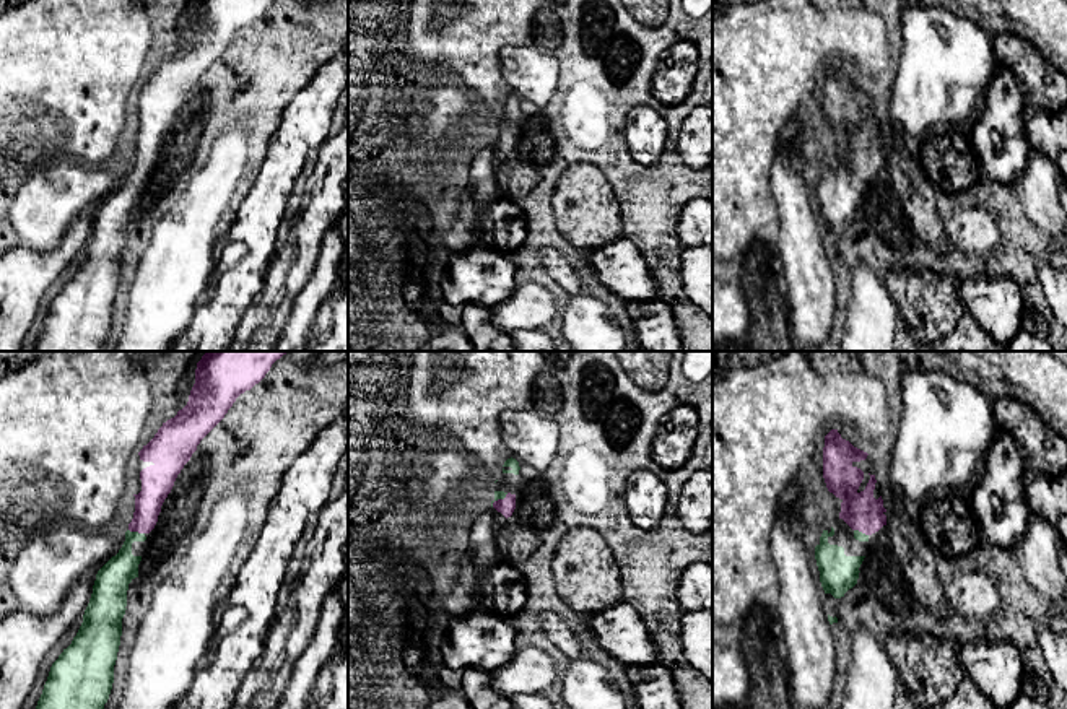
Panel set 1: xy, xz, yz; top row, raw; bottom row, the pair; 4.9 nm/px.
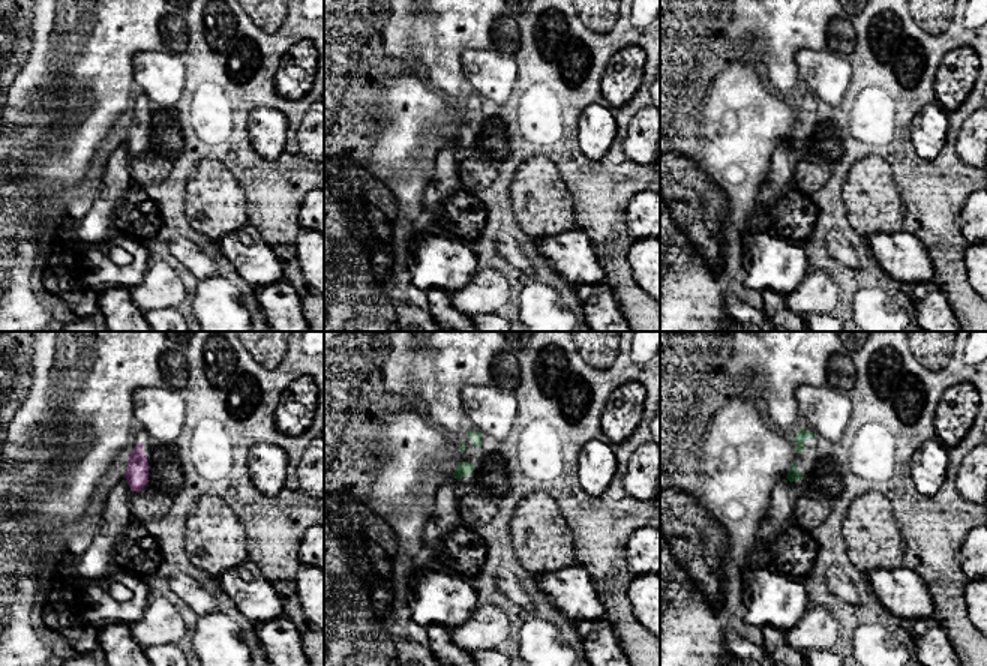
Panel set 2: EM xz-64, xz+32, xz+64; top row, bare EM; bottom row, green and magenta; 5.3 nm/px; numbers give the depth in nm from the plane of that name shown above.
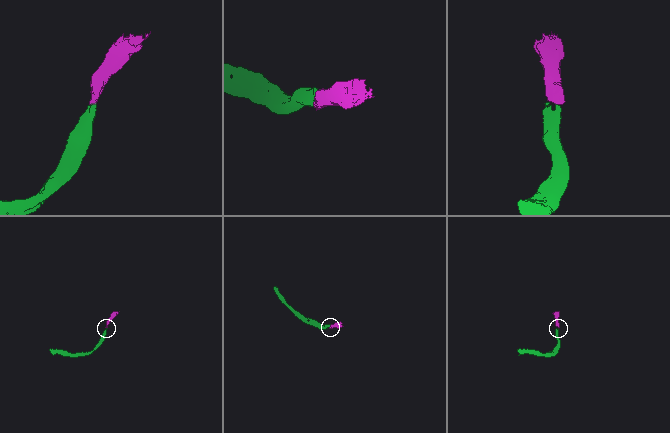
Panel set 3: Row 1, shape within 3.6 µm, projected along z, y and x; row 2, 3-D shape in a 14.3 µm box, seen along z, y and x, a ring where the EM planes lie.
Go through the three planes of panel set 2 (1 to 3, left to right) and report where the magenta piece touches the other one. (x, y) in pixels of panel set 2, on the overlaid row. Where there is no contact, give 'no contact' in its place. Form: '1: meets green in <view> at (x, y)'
1: no contact
2: no contact
3: no contact

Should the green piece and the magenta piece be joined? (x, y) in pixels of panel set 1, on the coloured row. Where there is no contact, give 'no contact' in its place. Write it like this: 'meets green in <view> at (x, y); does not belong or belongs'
meets green in xy at (137, 532); belongs

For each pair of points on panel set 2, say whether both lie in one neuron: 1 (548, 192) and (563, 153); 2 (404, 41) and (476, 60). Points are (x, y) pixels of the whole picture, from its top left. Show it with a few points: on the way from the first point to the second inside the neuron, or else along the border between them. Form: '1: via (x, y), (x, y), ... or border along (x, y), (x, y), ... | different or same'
1: border along (522, 162), (534, 156), (546, 156), (561, 174) | different
2: border along (495, 47), (468, 48), (462, 54), (468, 89) | different

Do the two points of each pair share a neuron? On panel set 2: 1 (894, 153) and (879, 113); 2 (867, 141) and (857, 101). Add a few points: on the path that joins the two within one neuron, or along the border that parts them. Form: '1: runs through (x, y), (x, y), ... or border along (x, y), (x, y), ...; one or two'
1: runs through (893, 143), (879, 123); one
2: runs through (867, 131), (867, 111); one

